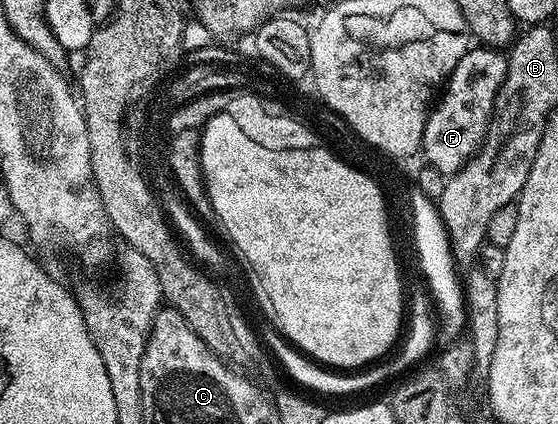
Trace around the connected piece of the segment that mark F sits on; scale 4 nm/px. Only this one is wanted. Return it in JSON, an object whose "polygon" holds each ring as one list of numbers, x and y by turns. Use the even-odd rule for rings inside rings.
{"polygon":[[480,44,469,48,462,60,458,60,438,101,428,112,422,154,423,157,428,157,426,162,429,167,445,176,451,176,463,169,479,152,484,145,484,139,488,137,488,127,494,117,497,95,506,80,507,72,508,54,500,48,489,48]]}

